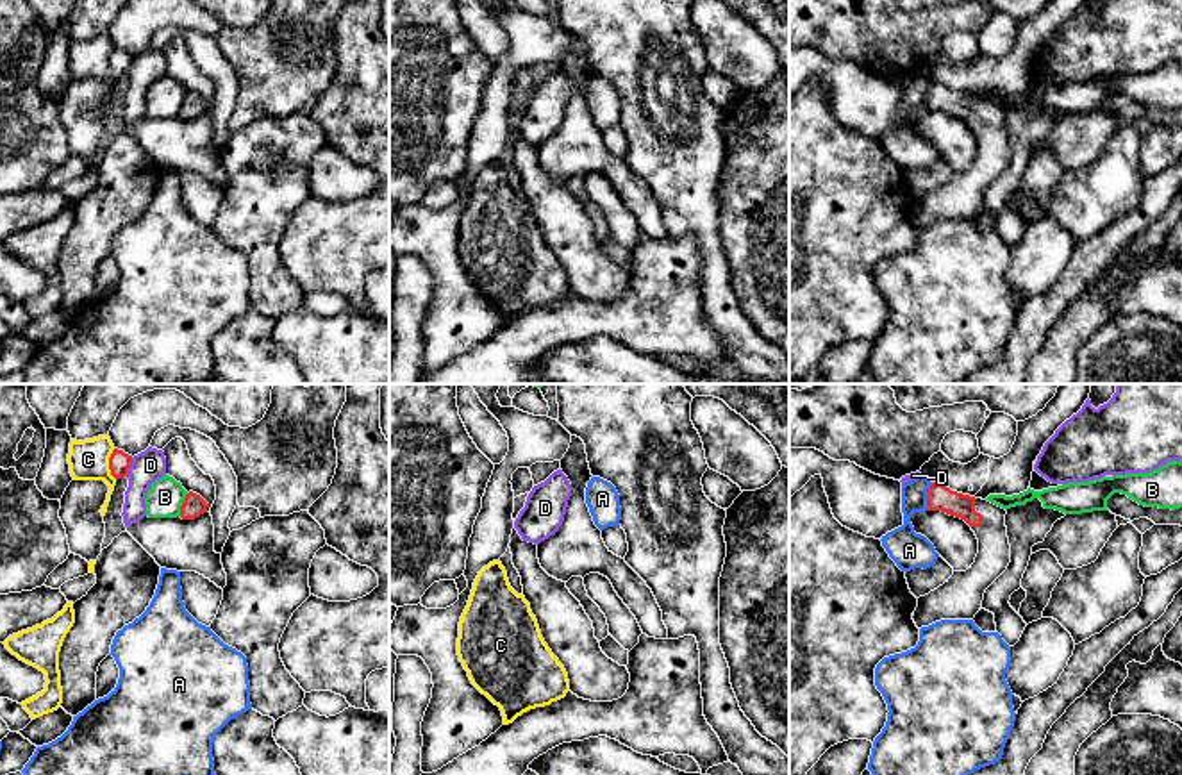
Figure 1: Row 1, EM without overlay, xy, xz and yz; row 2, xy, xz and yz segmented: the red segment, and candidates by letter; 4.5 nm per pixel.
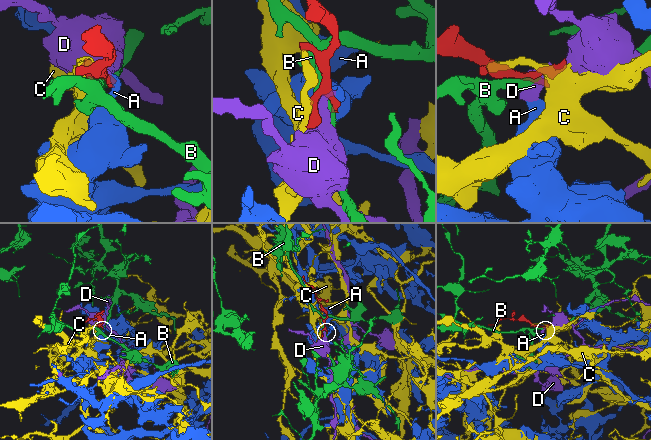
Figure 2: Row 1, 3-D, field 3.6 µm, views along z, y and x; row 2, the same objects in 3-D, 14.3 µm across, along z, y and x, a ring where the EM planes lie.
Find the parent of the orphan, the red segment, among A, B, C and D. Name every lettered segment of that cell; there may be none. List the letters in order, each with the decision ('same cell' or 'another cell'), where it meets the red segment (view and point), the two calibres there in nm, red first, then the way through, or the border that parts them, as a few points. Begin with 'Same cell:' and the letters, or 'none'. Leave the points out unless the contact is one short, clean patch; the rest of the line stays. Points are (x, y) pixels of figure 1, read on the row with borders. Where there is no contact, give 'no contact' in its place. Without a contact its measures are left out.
Same cell: none
A: another cell; meets red in yz at (927, 497); 120 nm thick on the red side, 160 nm on the other; border along yz (931, 483), (927, 509)
B: another cell; meets red in xy at (183, 504); 100 nm thick on the red side, 160 nm on the other
C: another cell; meets red in xy at (109, 465); 100 nm thick on the red side, 180 nm on the other
D: another cell; meets red in xy at (129, 466); 100 nm thick on the red side, 140 nm on the other

